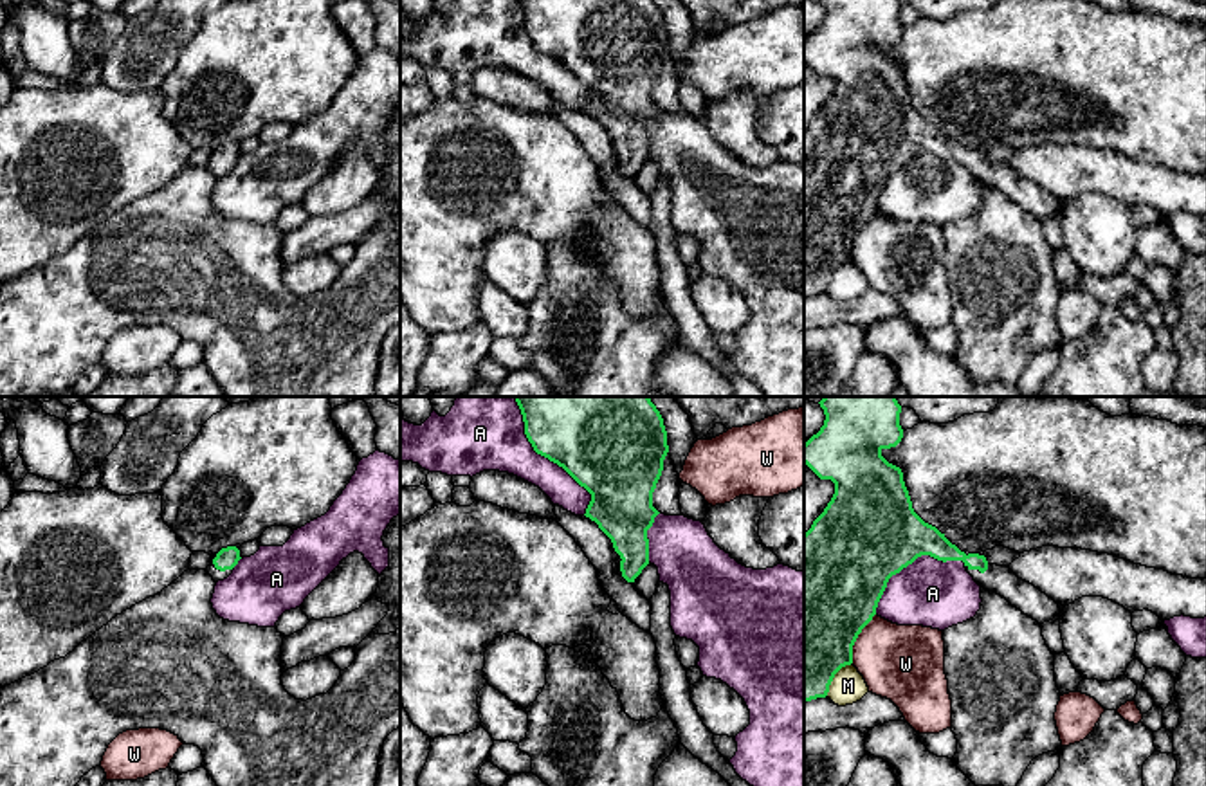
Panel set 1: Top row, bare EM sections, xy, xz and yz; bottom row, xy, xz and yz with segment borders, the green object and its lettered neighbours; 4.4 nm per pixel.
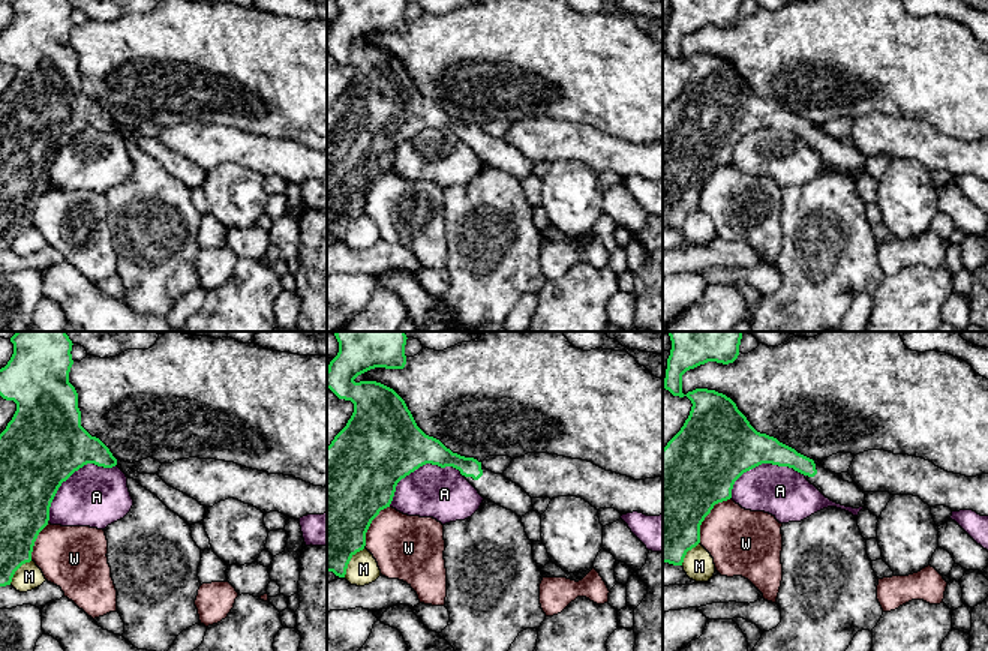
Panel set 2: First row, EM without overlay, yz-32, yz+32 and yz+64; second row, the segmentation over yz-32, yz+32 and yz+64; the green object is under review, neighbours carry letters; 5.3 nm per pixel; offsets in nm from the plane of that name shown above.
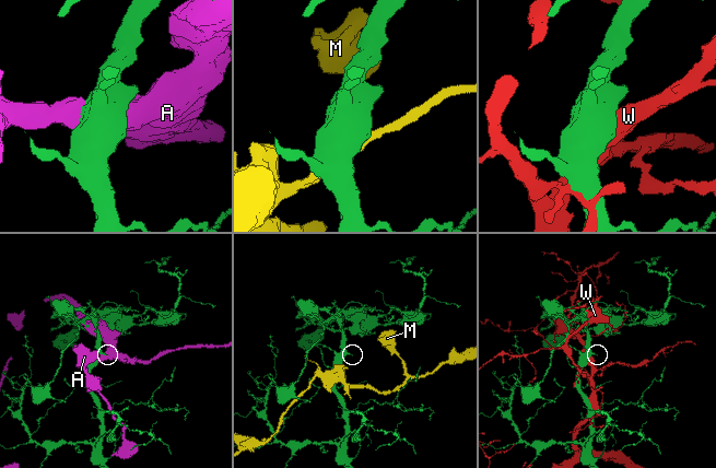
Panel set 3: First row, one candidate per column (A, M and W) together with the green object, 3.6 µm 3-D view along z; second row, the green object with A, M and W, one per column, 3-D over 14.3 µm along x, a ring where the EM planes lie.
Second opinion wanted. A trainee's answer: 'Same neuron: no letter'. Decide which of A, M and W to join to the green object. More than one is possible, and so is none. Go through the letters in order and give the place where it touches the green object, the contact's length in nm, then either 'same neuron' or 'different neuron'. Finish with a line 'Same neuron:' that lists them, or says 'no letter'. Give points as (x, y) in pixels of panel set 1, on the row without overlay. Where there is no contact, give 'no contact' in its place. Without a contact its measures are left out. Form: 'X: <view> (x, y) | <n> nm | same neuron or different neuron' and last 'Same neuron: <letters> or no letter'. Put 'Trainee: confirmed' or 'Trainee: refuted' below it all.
A: xz (550, 56) | 600 nm | different neuron
M: yz (833, 273) | 190 nm | different neuron
W: yz (857, 233) | 240 nm | different neuron
Same neuron: no letter
Trainee: confirmed

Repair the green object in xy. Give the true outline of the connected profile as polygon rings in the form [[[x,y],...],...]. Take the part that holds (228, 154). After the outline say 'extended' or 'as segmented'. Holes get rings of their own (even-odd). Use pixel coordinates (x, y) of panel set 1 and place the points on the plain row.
[[[236,142],[222,144],[216,151],[211,151],[211,160],[206,168],[215,178],[224,177],[233,169],[240,155],[240,146]]] | extended

